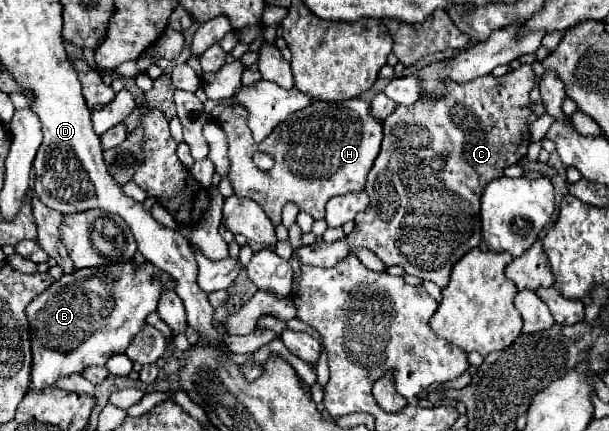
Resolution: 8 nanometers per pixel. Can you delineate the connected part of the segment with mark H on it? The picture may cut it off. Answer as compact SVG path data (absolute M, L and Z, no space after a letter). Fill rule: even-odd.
M363 99L313 101L305 109L291 113L287 121L261 143L253 141L247 127L247 111L239 105L229 105L213 123L227 135L227 177L235 195L259 203L273 225L281 223L281 209L287 201L295 201L299 209L313 215L313 219L323 219L325 205L331 197L361 191L383 139L381 121L371 115L371 103ZM271 151L281 151L281 159L275 159L269 171L261 171L253 163L253 155L267 153L273 157Z

